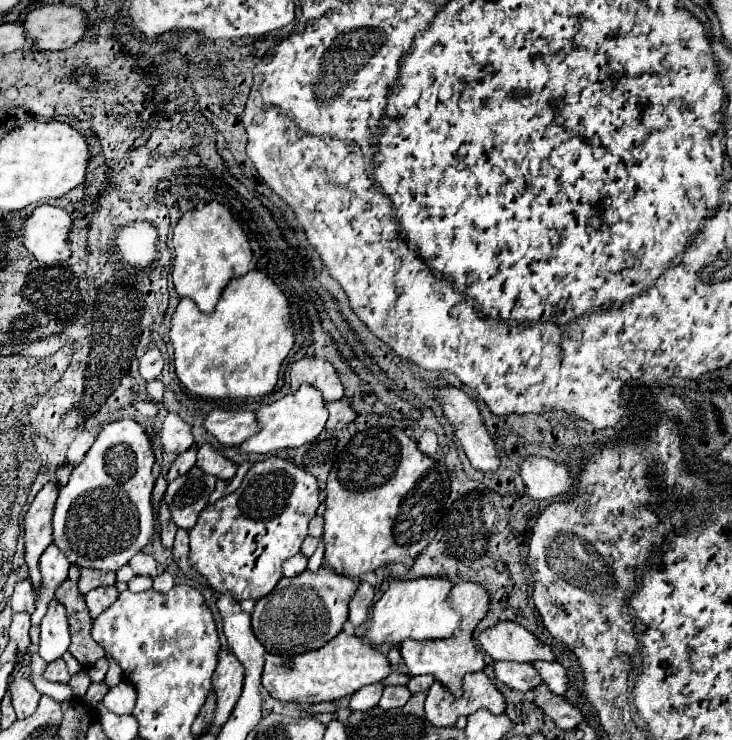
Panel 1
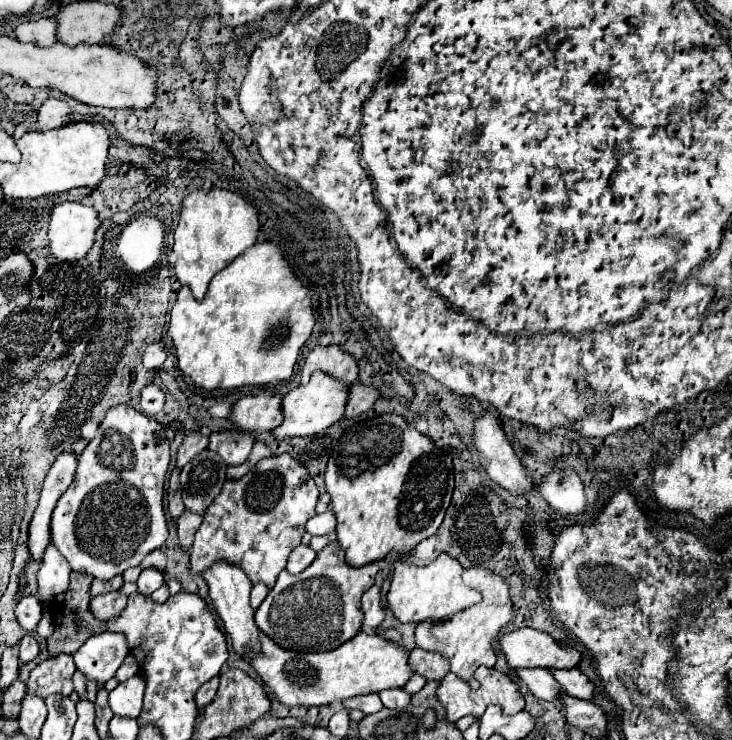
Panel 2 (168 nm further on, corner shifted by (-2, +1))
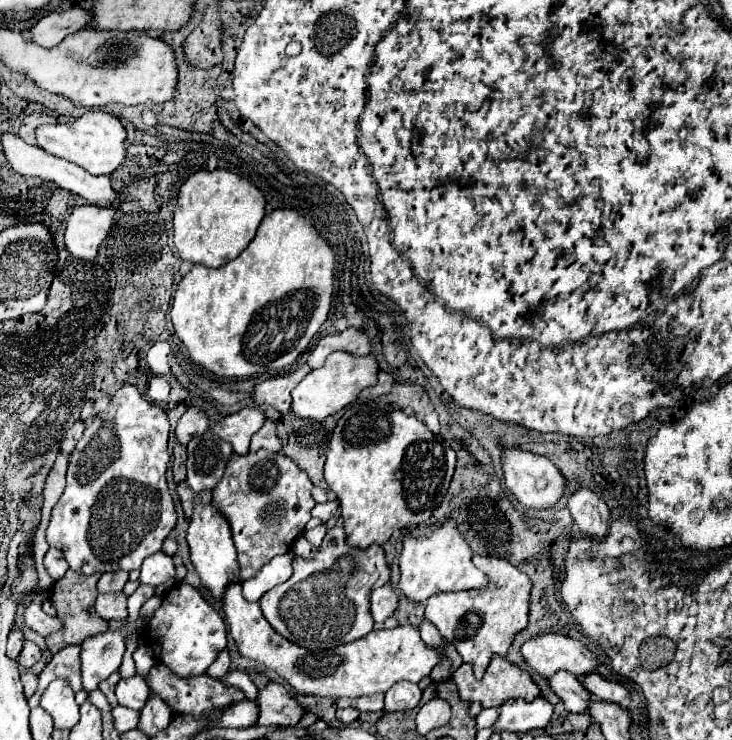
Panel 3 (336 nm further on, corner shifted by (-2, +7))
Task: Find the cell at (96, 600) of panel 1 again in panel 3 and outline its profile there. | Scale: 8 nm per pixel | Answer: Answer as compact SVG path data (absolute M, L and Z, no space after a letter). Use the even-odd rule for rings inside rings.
M107 593L107 595L97 595L95 601L95 613L103 617L105 621L117 619L117 617L127 617L127 597L123 593Z

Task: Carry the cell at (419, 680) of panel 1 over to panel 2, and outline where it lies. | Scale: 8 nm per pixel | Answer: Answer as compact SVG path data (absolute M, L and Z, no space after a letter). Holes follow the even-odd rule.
M413 649L409 653L409 663L419 665L419 669L415 667L417 673L421 673L425 679L443 679L449 673L449 663L439 655L439 653L431 653L431 651L423 651L423 649Z

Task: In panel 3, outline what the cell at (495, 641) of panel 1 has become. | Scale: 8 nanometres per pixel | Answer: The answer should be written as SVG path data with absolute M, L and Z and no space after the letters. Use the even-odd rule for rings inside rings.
M561 633L531 639L521 647L521 653L527 665L543 677L551 677L563 669L577 679L583 679L599 667L595 655L581 641Z

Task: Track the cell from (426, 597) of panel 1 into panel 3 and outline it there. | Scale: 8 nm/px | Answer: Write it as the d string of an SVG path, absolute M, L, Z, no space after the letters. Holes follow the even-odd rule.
M447 519L429 537L405 537L403 551L399 555L401 567L399 589L407 595L407 599L417 603L427 601L431 595L439 591L481 589L483 585L487 585L487 575L481 573L471 563L471 559L473 559L471 547L467 547L467 541L459 533L455 521Z

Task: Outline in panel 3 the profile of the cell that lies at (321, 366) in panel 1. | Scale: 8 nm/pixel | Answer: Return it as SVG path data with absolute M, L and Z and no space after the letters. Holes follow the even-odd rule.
M347 327L343 333L323 337L315 345L315 349L311 349L307 363L311 365L311 369L317 369L325 363L327 355L333 351L347 351L347 353L353 353L357 357L369 355L371 353L371 339L369 339L367 331L357 329L357 327Z

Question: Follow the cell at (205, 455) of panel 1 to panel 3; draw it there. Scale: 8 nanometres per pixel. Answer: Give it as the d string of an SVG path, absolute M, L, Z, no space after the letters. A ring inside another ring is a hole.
M245 407L237 413L225 415L215 427L213 431L229 441L233 445L233 451L239 455L245 455L249 451L249 441L253 437L253 433L263 427L265 423L265 411L261 407Z

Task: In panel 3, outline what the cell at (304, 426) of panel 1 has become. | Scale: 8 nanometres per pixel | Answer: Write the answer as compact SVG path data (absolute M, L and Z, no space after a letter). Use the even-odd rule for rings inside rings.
M335 351L327 357L325 365L319 369L313 369L295 389L293 389L293 405L291 413L303 419L317 419L323 421L325 417L341 411L343 407L351 405L359 393L365 387L371 387L377 383L379 373L379 361L373 355L367 357L355 357L345 351Z

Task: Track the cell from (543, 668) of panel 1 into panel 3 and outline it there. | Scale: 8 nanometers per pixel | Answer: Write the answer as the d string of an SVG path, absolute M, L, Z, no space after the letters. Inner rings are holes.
M589 673L589 675L583 679L583 685L585 685L585 689L589 689L589 691L593 693L593 697L599 699L599 701L623 703L625 699L629 699L629 691L627 691L623 685L605 681L605 679L599 677L597 673Z

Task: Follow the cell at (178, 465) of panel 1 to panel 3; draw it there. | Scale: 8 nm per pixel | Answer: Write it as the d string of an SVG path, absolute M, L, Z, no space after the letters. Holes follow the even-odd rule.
M189 407L189 409L183 413L183 417L179 419L175 433L177 433L177 439L179 439L183 445L187 445L187 443L191 441L191 437L201 435L207 427L209 427L207 413L205 413L203 409L199 409L199 407Z

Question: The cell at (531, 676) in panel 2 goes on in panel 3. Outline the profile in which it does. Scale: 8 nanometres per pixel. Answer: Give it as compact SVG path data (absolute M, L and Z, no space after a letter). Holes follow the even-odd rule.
M567 671L555 673L553 677L549 677L549 685L557 693L557 697L565 703L567 711L587 713L589 703L591 703L591 693L571 673Z

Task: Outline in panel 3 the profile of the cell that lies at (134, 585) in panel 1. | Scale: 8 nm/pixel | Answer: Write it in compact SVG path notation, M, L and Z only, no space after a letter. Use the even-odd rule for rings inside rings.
M159 551L155 555L149 555L143 565L141 565L141 577L139 581L145 583L145 585L163 585L165 581L173 579L175 577L175 565L173 565L173 559Z

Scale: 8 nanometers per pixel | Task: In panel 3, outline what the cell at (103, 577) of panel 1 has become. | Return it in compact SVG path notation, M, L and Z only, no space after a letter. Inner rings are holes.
M125 571L105 573L105 575L101 575L101 579L97 583L97 589L99 589L99 593L119 593L125 583L127 583L127 573Z

